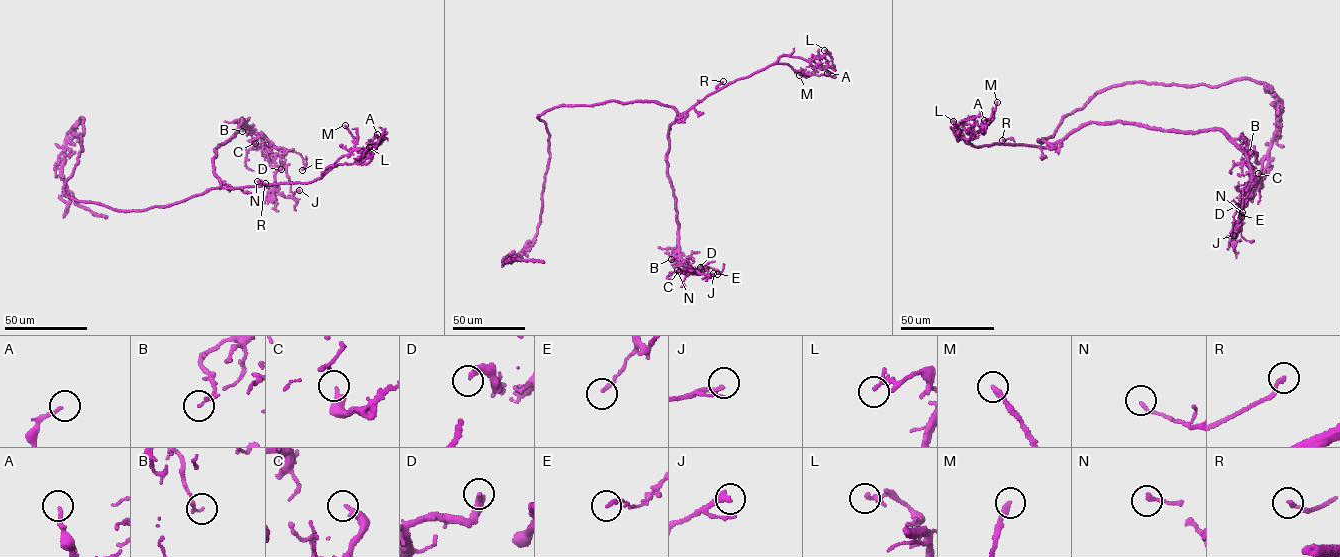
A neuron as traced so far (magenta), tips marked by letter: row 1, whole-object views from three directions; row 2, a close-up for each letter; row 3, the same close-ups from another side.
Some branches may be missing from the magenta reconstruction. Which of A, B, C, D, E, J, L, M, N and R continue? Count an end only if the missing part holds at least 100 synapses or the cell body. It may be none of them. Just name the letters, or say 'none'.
none

